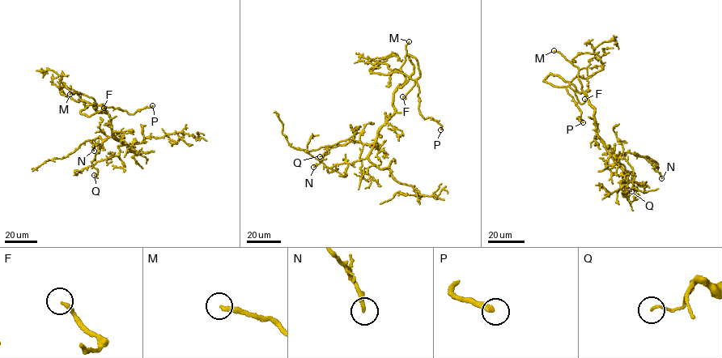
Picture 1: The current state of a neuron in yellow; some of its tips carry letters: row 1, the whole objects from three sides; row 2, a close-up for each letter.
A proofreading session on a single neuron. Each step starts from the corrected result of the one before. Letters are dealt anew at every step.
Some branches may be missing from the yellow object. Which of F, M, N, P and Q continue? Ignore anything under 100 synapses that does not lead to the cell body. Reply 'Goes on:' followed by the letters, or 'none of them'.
Goes on: F, P

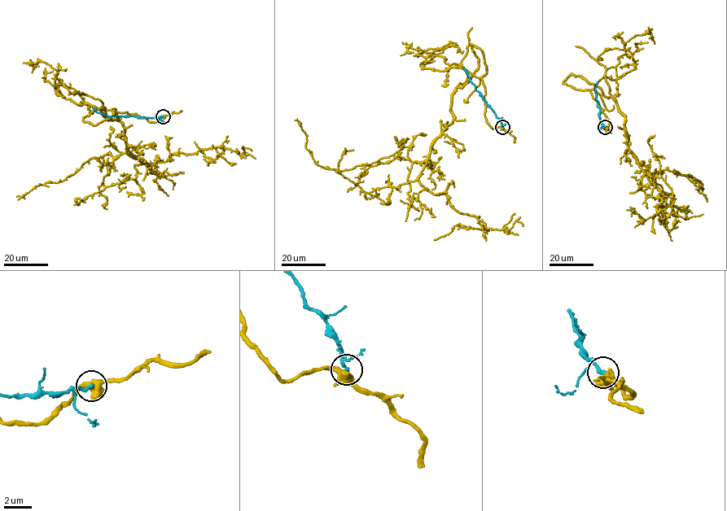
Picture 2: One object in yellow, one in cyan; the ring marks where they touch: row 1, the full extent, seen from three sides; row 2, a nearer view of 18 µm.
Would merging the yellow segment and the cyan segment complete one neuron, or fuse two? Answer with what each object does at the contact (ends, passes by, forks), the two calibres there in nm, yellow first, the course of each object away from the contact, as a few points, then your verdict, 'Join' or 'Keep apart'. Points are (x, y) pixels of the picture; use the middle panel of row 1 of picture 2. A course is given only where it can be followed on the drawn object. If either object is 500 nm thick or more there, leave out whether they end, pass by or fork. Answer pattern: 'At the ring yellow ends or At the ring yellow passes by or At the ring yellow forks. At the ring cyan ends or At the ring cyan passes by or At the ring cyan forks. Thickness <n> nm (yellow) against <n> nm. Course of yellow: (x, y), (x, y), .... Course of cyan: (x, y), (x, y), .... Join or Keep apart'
At the ring yellow forks. At the ring cyan ends. Thickness 440 nm (yellow) against 260 nm. Course of yellow: (502, 127), (487, 123), (481, 77), (456, 88), (454, 118), (419, 181), (484, 224), (455, 225), (434, 240). Course of cyan: (502, 127), (462, 68). Keep apart

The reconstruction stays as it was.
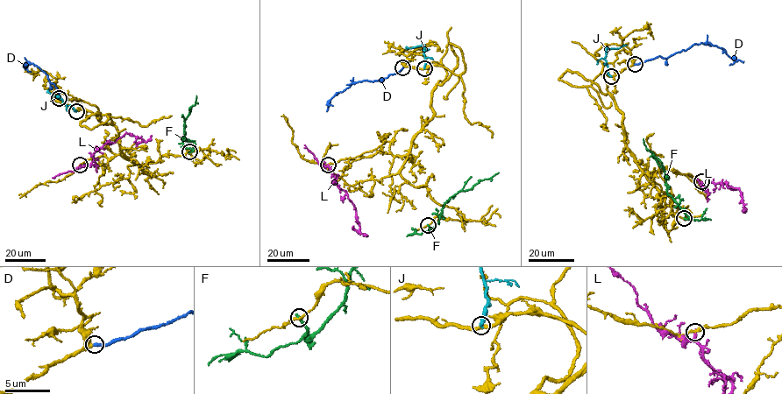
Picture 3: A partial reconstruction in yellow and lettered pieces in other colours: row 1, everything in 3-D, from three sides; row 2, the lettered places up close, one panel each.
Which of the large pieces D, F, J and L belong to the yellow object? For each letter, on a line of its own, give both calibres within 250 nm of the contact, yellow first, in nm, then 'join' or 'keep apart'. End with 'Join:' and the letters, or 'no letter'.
D: 320/240 nm | join
F: 190/280 nm | keep apart
J: 280/400 nm | keep apart
L: 240/260 nm | keep apart
Join: D

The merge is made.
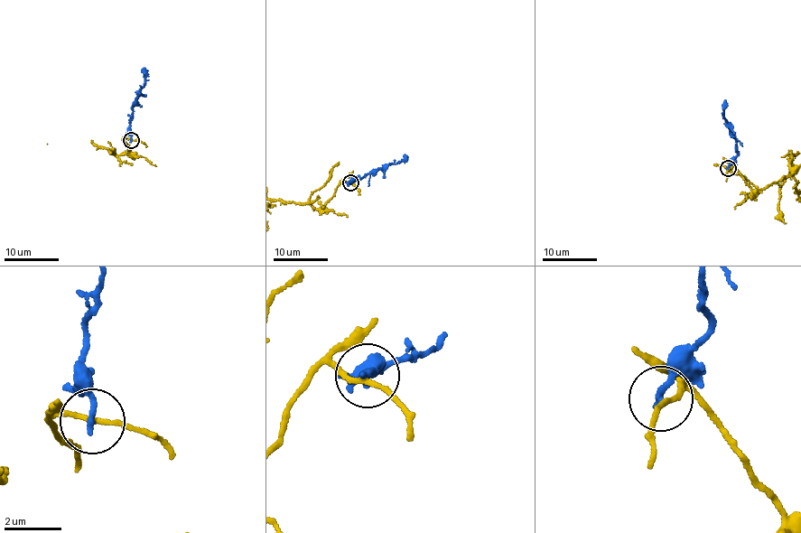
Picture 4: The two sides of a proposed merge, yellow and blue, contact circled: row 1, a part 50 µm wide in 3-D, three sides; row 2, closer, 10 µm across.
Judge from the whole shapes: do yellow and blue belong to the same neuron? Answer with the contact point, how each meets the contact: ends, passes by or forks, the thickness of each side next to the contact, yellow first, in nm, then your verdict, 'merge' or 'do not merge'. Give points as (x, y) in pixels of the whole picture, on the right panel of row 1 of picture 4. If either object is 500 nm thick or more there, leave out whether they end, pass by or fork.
(728, 168) | yellow passes by | blue ends | 150/240 nm | do not merge

